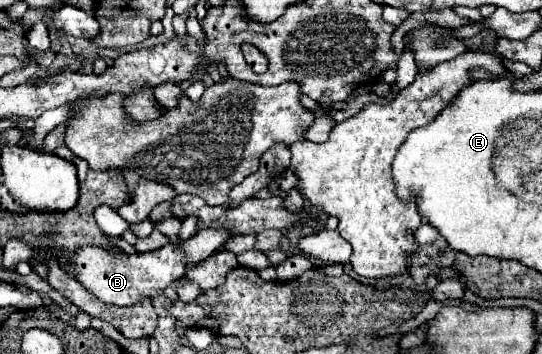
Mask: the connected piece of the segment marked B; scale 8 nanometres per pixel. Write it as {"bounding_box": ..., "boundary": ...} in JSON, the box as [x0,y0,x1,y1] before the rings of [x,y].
{"bounding_box":[69,226,235,306],"boundary":[[[223,226],[221,228],[203,228],[203,230],[199,230],[199,234],[195,234],[195,238],[189,238],[187,242],[181,242],[179,246],[167,244],[163,248],[135,254],[135,256],[127,256],[121,252],[113,254],[113,252],[107,252],[97,246],[83,246],[83,250],[79,250],[79,254],[75,256],[75,264],[71,266],[69,272],[73,272],[77,276],[77,280],[83,282],[83,286],[87,290],[91,290],[103,302],[117,304],[117,306],[131,306],[137,300],[141,300],[141,296],[147,296],[147,298],[157,296],[173,280],[181,278],[191,268],[191,264],[195,266],[195,264],[207,260],[213,252],[221,250],[225,246],[225,242],[233,236],[235,236],[235,232],[231,232]]]}

